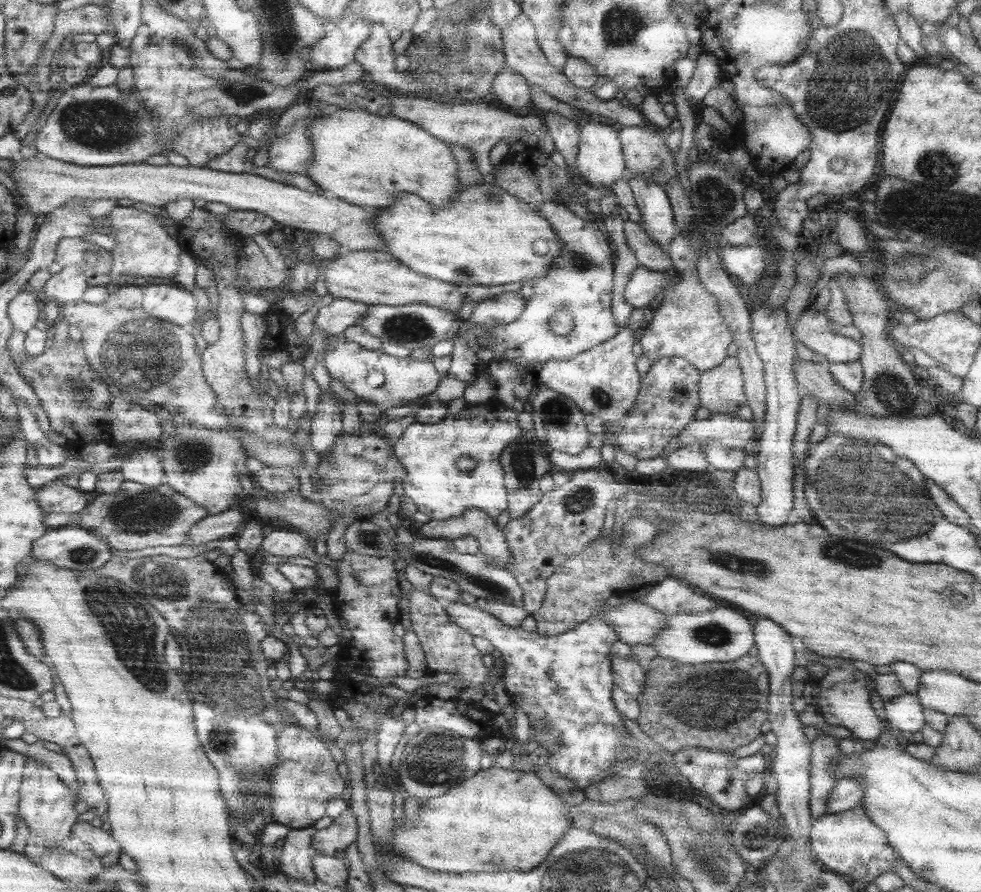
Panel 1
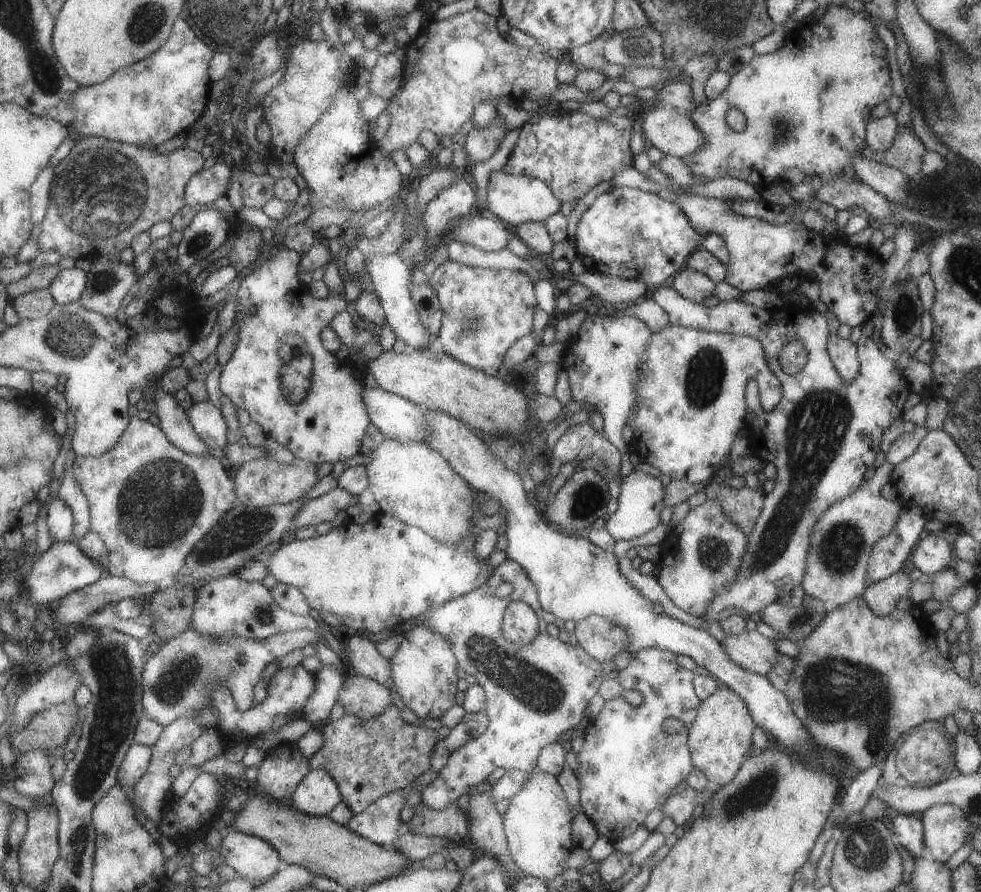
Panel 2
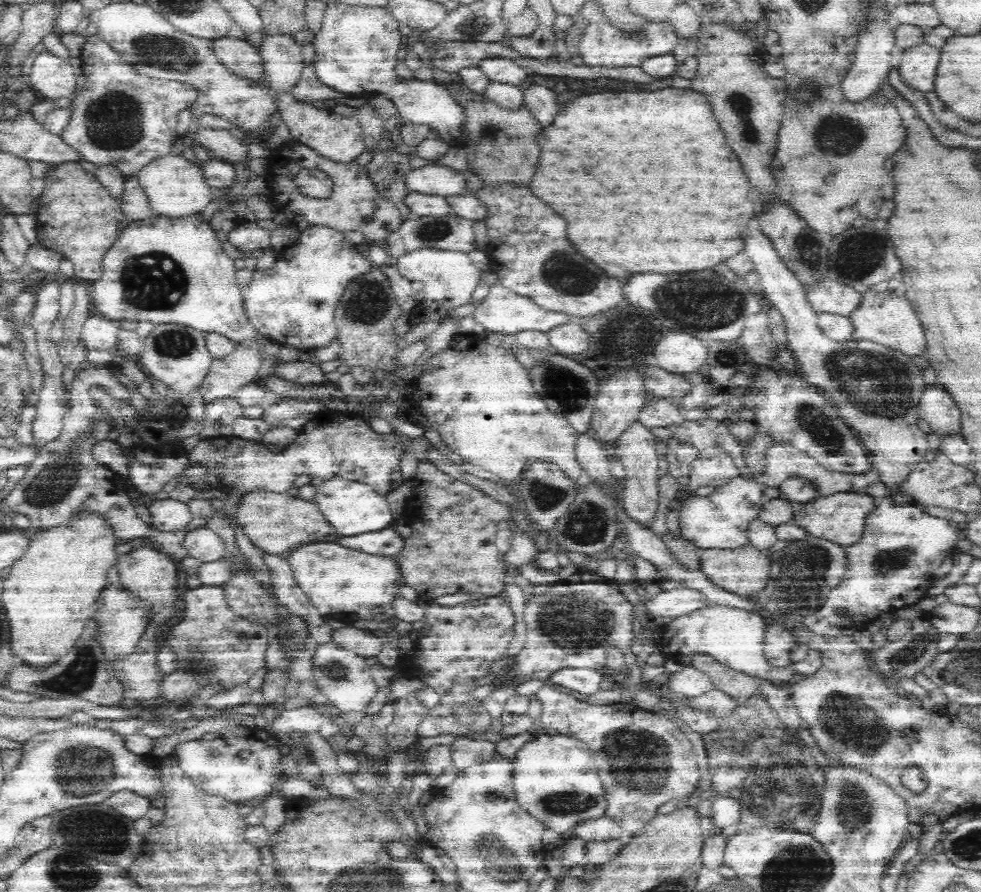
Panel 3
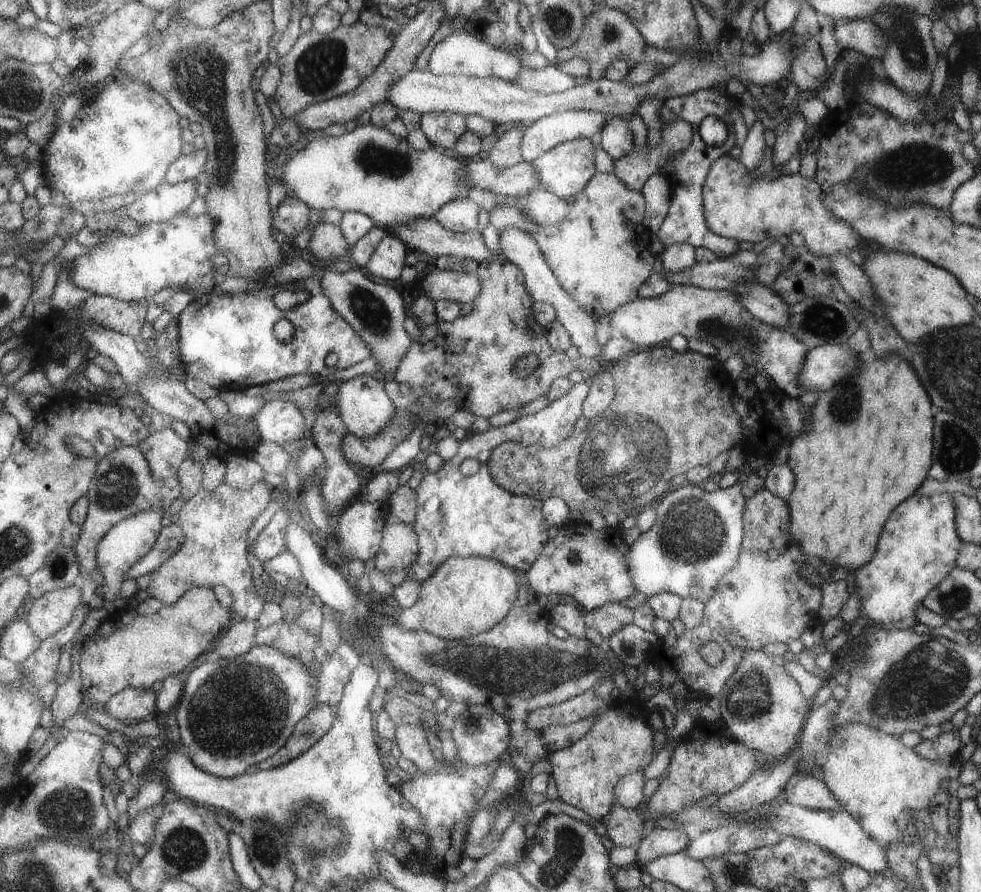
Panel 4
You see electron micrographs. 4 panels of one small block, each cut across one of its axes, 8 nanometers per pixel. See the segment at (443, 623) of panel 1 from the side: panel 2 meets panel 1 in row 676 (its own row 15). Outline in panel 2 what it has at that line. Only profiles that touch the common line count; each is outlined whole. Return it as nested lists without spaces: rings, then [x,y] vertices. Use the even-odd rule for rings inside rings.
[[[476,7],[440,21],[429,21],[419,36],[408,44],[402,55],[406,66],[404,82],[400,87],[397,104],[390,102],[387,106],[391,114],[391,125],[387,134],[374,140],[376,148],[385,158],[391,158],[391,152],[399,148],[407,150],[413,142],[417,142],[423,130],[430,130],[437,137],[457,136],[465,120],[471,118],[473,108],[481,102],[493,106],[503,102],[503,105],[515,107],[520,106],[525,98],[543,102],[549,99],[550,93],[558,84],[555,79],[555,67],[558,62],[554,58],[546,55],[538,44],[527,48],[507,42],[495,30],[495,18],[483,14],[483,11]],[[439,32],[445,32],[455,38],[463,34],[481,44],[483,54],[471,56],[471,64],[465,64],[467,70],[463,78],[453,78],[451,72],[447,72],[447,66],[439,62],[447,60],[447,56],[443,56],[443,50],[435,50],[433,46],[429,46]],[[473,66],[483,68],[479,72],[473,72],[469,70]],[[449,80],[461,86],[449,86]]]

